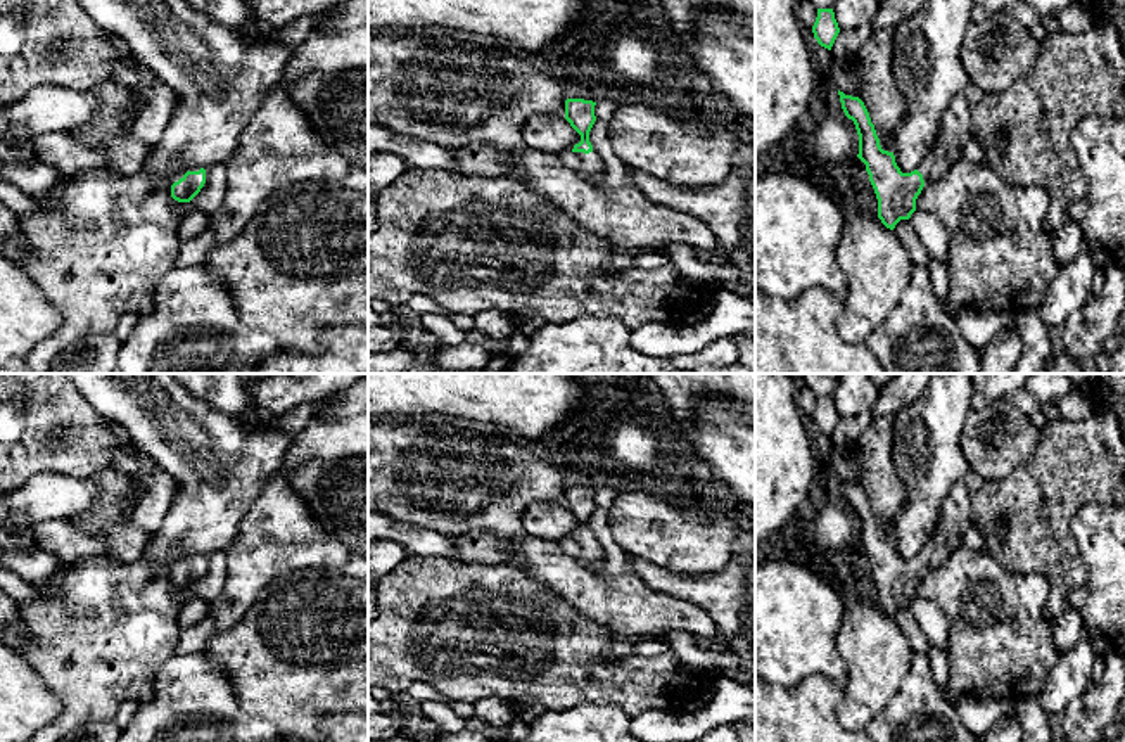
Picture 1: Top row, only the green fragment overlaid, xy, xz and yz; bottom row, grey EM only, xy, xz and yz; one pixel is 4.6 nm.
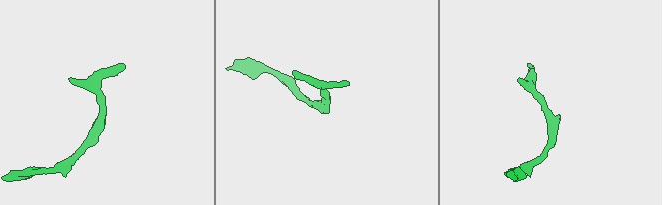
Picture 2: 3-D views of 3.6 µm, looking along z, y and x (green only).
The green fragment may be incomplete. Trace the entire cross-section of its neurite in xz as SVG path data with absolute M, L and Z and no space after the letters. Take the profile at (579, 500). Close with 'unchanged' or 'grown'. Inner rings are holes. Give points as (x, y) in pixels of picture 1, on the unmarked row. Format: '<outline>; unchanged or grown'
M584 486L565 488L565 507L581 522L581 529L563 540L562 548L579 562L600 567L605 562L605 552L589 529L589 519L596 509L594 493L596 489Z; grown

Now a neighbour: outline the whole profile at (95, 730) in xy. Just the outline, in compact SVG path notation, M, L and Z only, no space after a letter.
M90 721L60 742L118 742L121 728L111 721Z

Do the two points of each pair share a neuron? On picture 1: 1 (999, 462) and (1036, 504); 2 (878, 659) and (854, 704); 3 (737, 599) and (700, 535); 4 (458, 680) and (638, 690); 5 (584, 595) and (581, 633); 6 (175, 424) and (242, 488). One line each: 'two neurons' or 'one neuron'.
1: two neurons
2: one neuron
3: two neurons
4: one neuron
5: two neurons
6: one neuron

